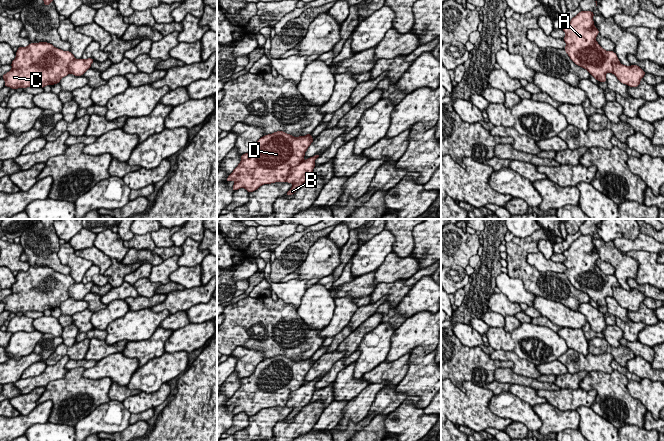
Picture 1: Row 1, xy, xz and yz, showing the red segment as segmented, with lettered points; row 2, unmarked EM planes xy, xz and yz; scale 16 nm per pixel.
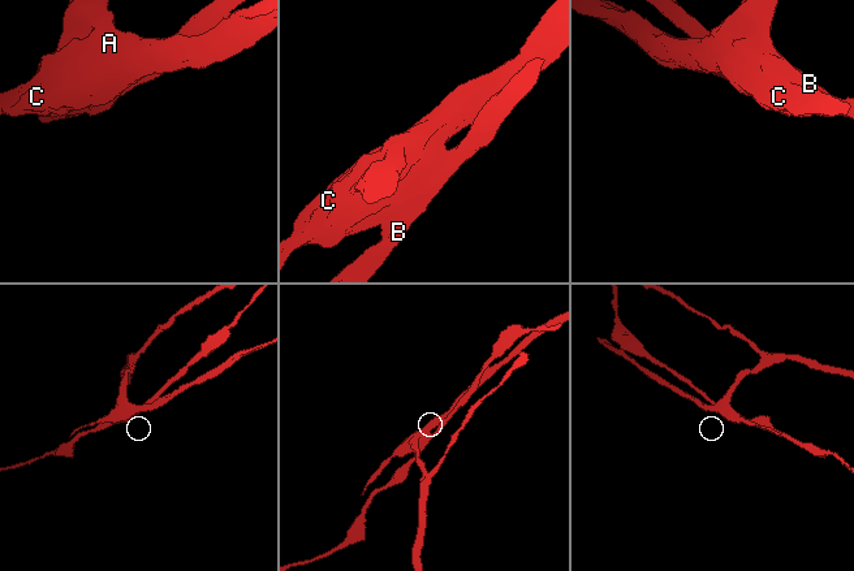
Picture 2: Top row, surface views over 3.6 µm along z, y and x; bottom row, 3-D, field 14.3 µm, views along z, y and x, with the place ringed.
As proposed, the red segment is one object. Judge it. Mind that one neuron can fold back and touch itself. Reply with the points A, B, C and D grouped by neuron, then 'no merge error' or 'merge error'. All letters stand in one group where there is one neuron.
A C D / B; merge error

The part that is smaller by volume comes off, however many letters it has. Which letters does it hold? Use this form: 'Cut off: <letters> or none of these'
Cut off: B

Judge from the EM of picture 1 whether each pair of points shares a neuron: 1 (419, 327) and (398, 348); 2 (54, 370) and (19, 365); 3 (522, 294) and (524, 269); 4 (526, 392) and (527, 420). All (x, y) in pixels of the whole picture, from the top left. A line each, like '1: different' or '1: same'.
1: same
2: different
3: different
4: different

